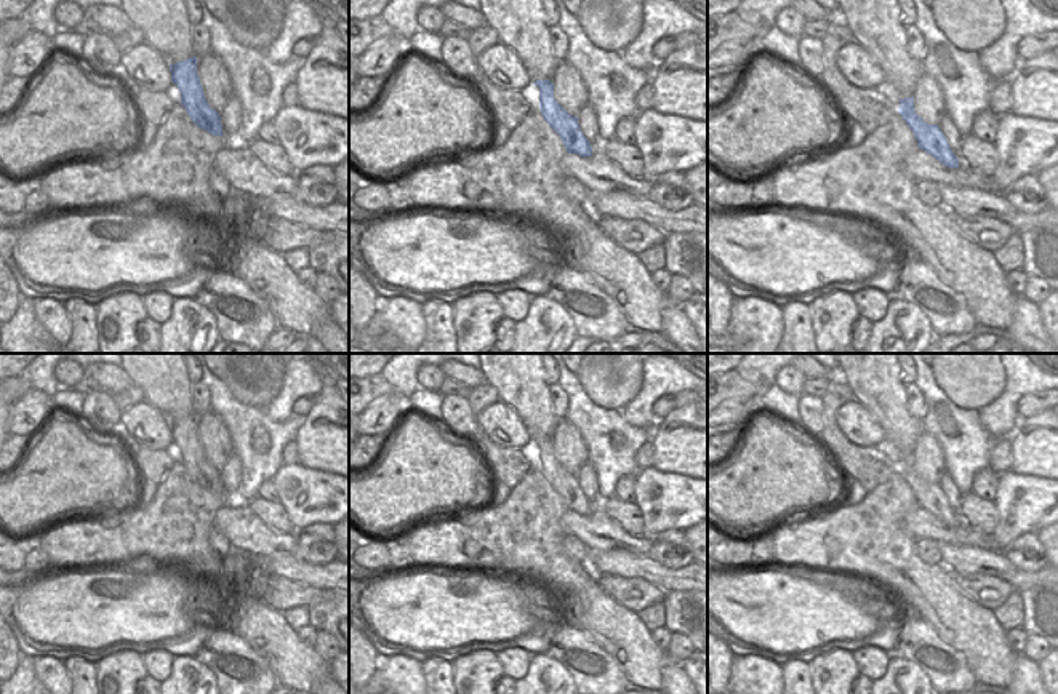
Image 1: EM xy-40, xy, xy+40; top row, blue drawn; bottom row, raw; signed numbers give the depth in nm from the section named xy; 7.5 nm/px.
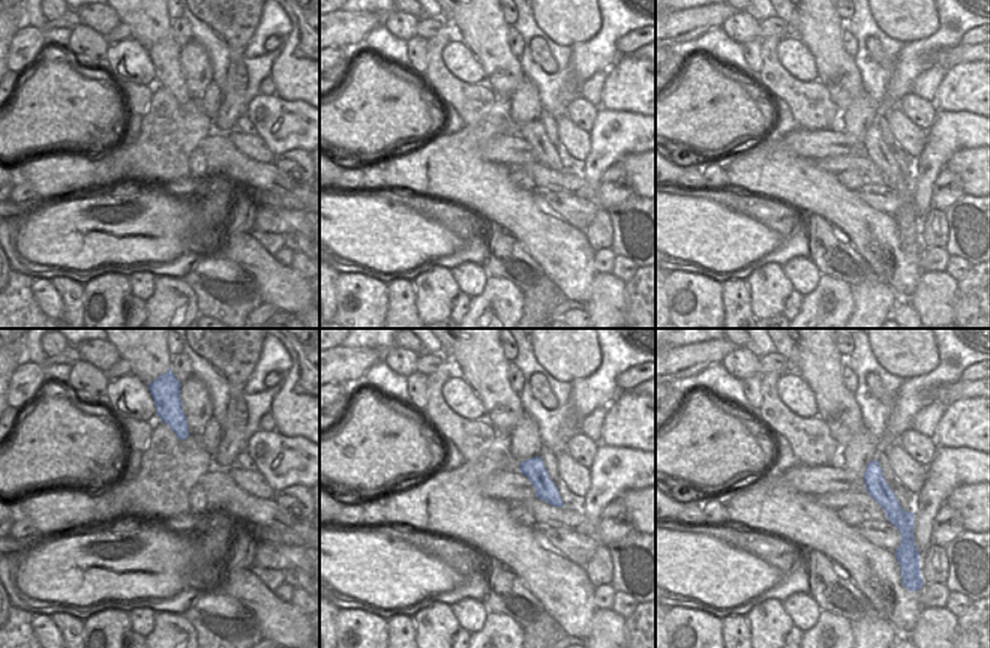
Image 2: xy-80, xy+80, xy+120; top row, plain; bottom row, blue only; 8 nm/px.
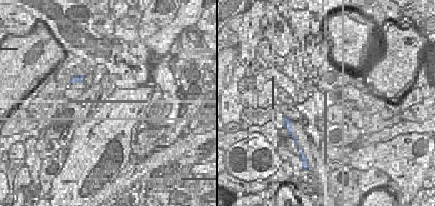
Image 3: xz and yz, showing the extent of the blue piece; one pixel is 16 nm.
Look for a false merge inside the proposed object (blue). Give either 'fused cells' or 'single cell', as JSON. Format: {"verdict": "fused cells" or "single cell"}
{"verdict": "single cell"}

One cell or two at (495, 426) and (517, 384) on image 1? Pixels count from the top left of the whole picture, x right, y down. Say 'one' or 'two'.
two

